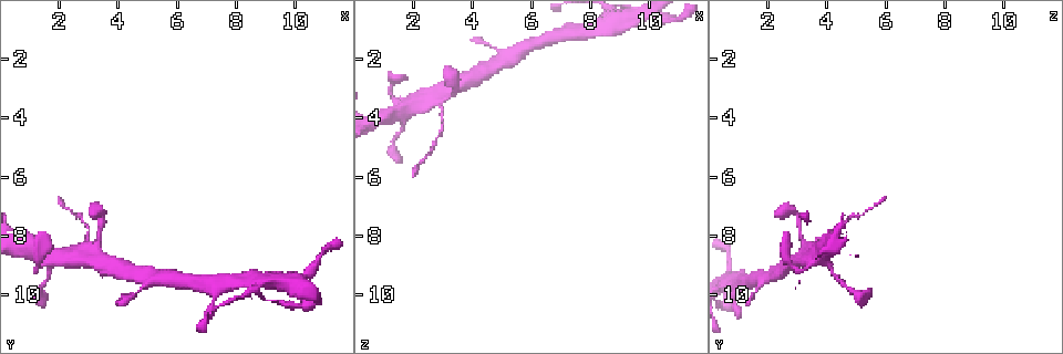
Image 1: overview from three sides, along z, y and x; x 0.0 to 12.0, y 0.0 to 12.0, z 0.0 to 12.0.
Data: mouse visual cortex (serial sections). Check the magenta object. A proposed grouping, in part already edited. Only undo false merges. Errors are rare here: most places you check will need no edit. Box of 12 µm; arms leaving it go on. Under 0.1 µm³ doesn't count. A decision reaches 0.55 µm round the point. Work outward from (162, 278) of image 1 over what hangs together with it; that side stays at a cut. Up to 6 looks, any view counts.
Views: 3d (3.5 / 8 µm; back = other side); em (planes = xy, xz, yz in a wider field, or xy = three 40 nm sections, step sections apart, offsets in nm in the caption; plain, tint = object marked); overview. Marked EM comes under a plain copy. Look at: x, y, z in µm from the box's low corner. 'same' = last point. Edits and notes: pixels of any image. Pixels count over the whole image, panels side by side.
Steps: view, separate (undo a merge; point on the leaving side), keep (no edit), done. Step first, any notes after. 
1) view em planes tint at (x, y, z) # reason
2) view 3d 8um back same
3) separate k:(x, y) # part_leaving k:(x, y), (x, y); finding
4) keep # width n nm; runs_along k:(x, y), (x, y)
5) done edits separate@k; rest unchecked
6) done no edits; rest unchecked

view 3d 3.5um at (1.5, 9.0, 3.6) # thin arm on a thick one

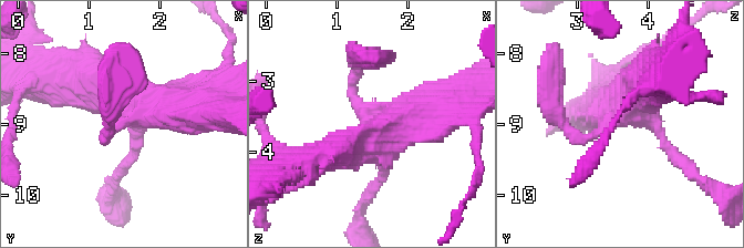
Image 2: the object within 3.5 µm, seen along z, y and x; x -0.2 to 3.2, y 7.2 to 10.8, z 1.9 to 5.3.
view em xy step 5 tint at (1.45, 8.90, 3.60)

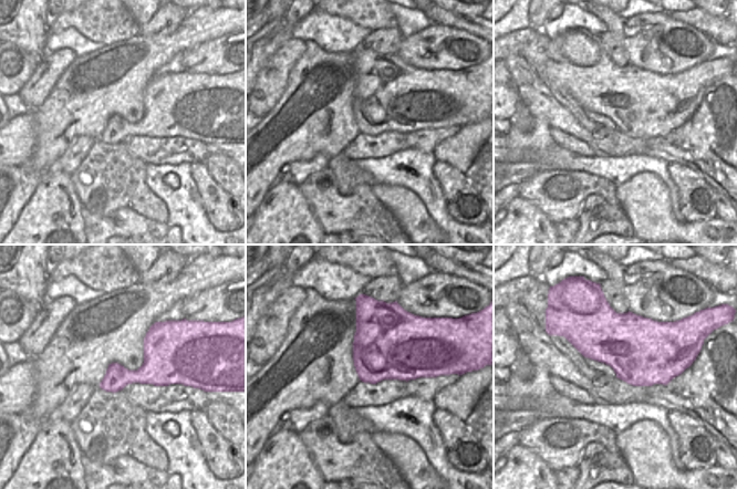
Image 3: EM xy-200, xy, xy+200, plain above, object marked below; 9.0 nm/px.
keep # runs_along 2:(447, 102), (355, 147), (318, 159); all the same cell

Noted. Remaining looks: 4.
view 3d 3.5um at (3.3, 7.9, 3.2) # thin neck

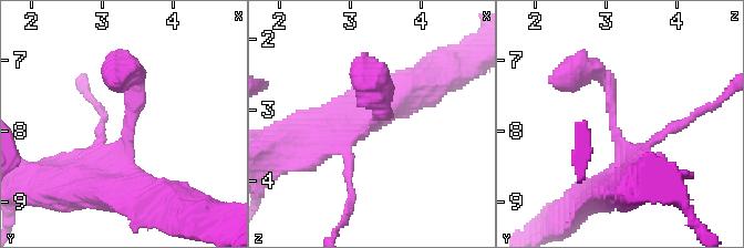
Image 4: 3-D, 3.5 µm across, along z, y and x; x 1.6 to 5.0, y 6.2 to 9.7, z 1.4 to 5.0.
view em xy step 3 tint at (3.35, 7.95, 3.15) # arm_widths 200, 300 nm

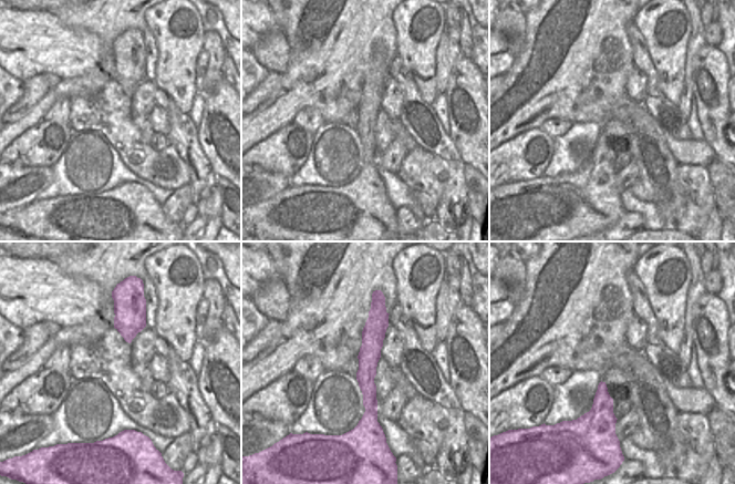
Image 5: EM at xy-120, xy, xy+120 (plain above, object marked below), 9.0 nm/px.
keep # all the same cell

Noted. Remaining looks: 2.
view 3d 3.5um at (8.9, 9.4, 0.9)

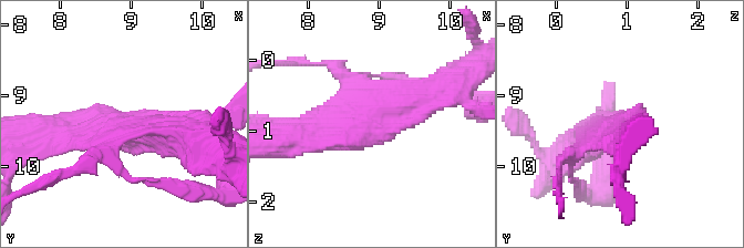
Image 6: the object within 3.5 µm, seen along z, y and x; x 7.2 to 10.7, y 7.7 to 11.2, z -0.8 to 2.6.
keep # arm_widths 150, 350, 450 nm; runs_along 6:(293, 137), (365, 126), (436, 92); all the same cell

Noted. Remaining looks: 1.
done no edits; rest unchecked

